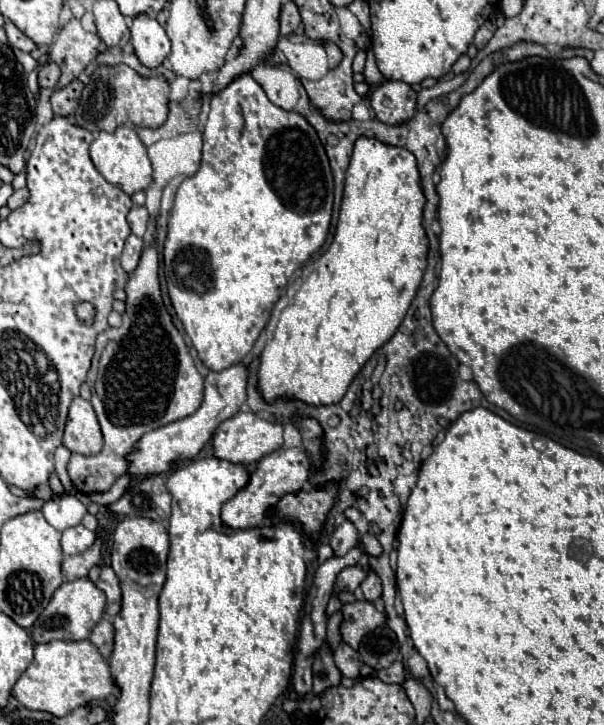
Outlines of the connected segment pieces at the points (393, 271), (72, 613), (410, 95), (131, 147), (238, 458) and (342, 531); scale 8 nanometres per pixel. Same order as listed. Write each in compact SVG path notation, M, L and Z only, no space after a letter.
M359 137L351 155L351 163L347 169L347 179L345 179L345 193L343 193L343 203L341 203L341 213L339 213L339 223L335 229L335 237L331 247L313 263L303 267L301 277L297 277L295 281L291 281L285 289L285 293L281 295L281 299L275 303L273 311L271 311L271 319L265 327L265 335L267 335L267 345L261 351L261 361L259 361L259 373L257 373L257 391L261 393L261 397L267 403L273 403L277 399L297 399L303 401L307 405L327 405L327 403L339 403L339 399L343 399L343 395L347 393L347 387L351 385L351 379L359 373L359 367L363 367L363 363L367 363L367 359L383 345L387 343L387 339L391 339L391 335L397 331L399 323L403 321L403 315L407 313L417 287L423 279L423 271L427 267L427 235L425 229L421 225L421 215L423 215L423 205L425 205L425 197L421 193L421 185L419 185L419 171L417 171L417 163L415 157L401 147L391 147L385 145L377 139L369 139L369 137Z
M87 577L65 581L51 597L51 603L43 611L41 619L33 625L33 639L35 643L49 643L55 639L63 641L81 641L87 639L95 623L103 617L105 611L105 595L99 591Z
M385 81L369 93L375 117L389 125L399 125L413 117L417 93L403 81Z
M121 125L121 127L117 127L115 133L101 131L99 137L91 143L89 153L91 153L91 159L97 167L97 171L111 185L117 185L127 195L133 195L137 191L145 191L151 185L151 161L147 159L147 149L131 127Z
M239 411L231 419L223 421L213 435L213 457L225 459L235 465L253 465L261 457L279 449L283 443L283 425L267 421L253 411Z
M343 521L331 535L329 539L329 545L333 549L333 555L335 557L343 557L349 549L353 549L355 545L359 543L359 533L357 529L353 527L353 523L349 521Z

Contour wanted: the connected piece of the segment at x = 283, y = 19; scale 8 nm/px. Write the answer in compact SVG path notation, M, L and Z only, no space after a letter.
M295 3L283 5L281 15L279 15L279 27L281 27L279 33L281 33L283 37L287 37L287 35L291 35L291 33L299 27L299 23L301 23L301 15L299 15Z

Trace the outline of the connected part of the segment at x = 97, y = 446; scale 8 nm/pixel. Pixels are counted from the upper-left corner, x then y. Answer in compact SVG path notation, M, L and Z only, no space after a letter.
M75 397L69 407L69 417L65 425L63 445L81 455L97 455L103 447L103 435L99 431L99 421L89 401Z

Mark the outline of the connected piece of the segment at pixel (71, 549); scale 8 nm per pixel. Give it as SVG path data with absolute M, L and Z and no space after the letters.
M75 525L63 531L63 539L61 539L61 547L65 555L77 555L87 551L91 545L95 543L95 531L85 529L83 525Z

